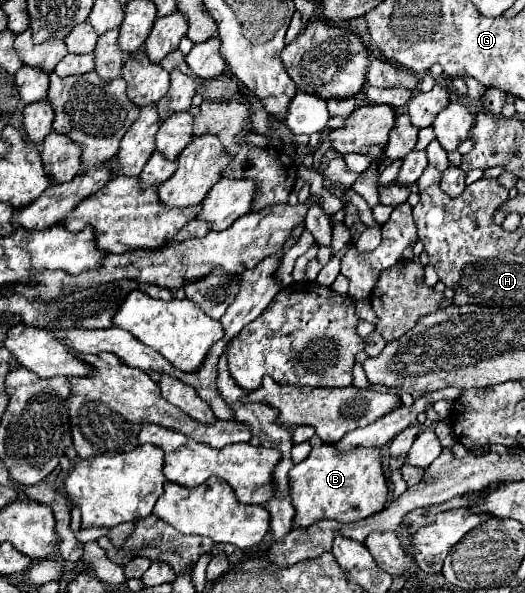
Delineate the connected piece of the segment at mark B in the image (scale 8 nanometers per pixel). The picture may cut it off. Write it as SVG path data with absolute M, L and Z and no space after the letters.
M322 443L314 447L308 459L290 469L290 497L296 509L294 527L308 527L320 519L334 519L340 523L352 523L364 519L376 511L382 511L388 499L388 483L382 469L380 447L358 447L358 449L334 449L334 443Z

